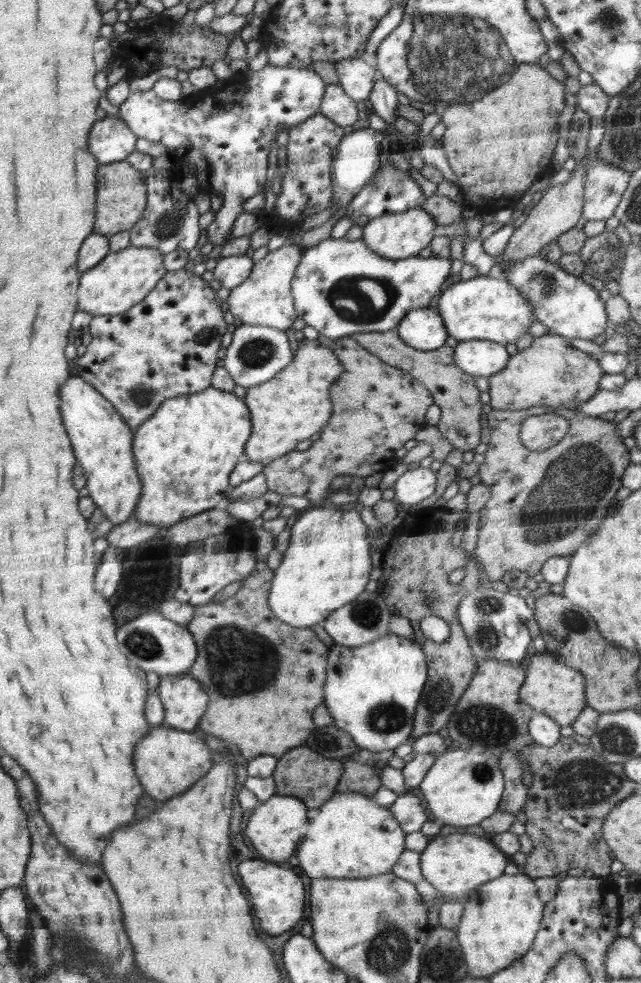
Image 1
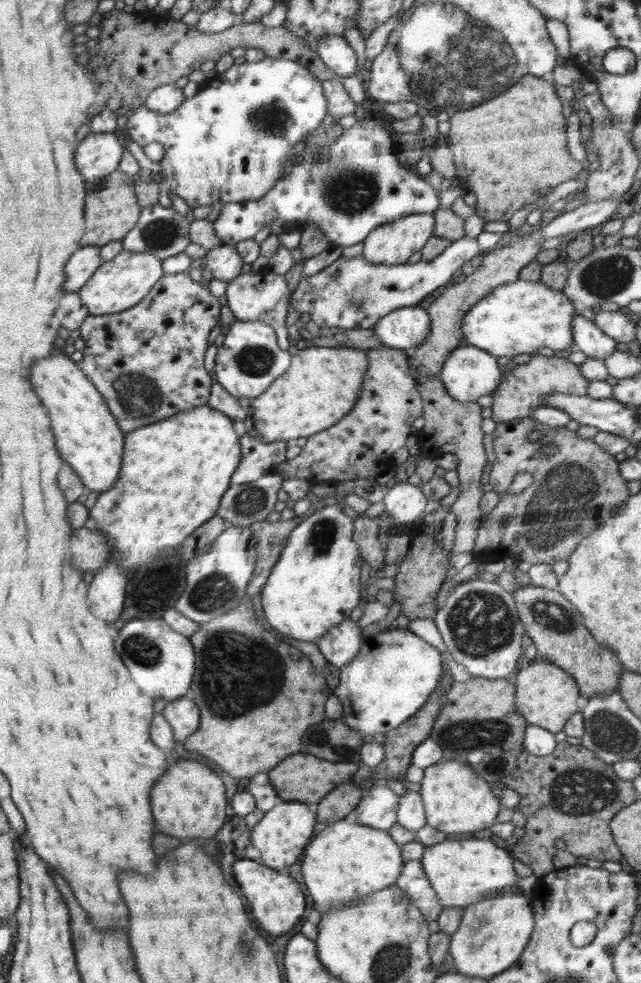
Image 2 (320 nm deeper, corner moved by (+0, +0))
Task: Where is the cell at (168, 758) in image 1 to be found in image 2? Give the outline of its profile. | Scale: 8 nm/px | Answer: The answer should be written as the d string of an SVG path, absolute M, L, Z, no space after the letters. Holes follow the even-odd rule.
M178 759L173 766L168 767L166 776L160 778L160 782L156 784L156 790L152 790L152 810L156 810L158 832L180 838L182 842L186 842L190 838L212 838L226 822L224 792L226 792L224 782L220 780L220 776L216 776L216 772L212 771L210 767L203 763L200 764L200 761Z

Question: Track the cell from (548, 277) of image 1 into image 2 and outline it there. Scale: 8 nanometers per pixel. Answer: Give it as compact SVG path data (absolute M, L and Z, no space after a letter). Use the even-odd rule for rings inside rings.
M579 310L575 313L572 324L572 340L578 351L586 354L586 357L604 361L616 351L617 342L604 334L594 321L583 317Z

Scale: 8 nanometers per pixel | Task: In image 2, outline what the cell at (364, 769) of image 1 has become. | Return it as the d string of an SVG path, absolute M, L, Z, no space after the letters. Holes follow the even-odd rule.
M344 783L338 789L332 790L318 803L316 813L320 823L324 826L348 818L348 815L356 809L356 805L362 798L362 789L354 787L352 783Z

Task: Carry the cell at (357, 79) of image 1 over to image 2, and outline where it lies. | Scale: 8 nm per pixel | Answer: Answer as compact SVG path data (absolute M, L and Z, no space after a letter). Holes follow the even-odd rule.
M328 35L313 47L320 60L338 76L352 76L356 72L356 54L348 41L340 35Z

